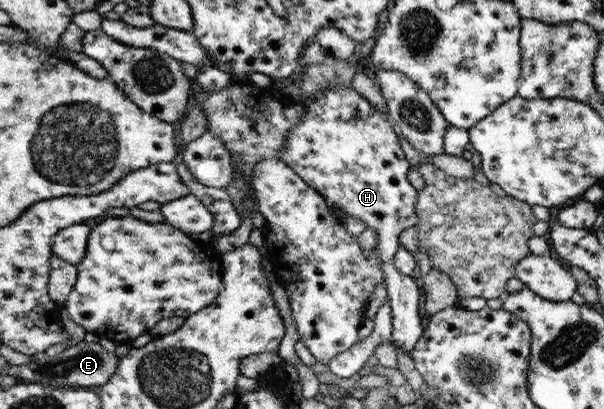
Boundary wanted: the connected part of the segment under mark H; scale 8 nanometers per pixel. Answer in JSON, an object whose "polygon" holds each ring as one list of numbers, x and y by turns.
{"polygon":[[320,87,317,90,317,93,313,95,313,97,309,97,309,99,304,100,302,103,303,107,303,115,302,118,288,131,288,134,285,136,285,141,281,146,282,153,280,153,280,160,282,160,288,167,291,167,301,178,304,183,308,183,310,187,313,187,319,195,322,195,325,200,331,200,334,204,337,205,337,209,344,212,349,217,354,219,362,219,364,223,366,223,366,228,372,227,372,229,376,229,376,233,378,233,378,243,375,245,376,249,378,249,378,253,380,253,380,261,382,261,382,273,384,273,384,284,387,289,387,296,390,301,391,316,392,316,392,335,390,335,390,342,395,348,402,350,402,352,408,352,411,356,411,350,414,348,420,336,422,336,422,332,425,330,422,327,422,319,420,318,420,289,415,280,415,276,402,274,402,272,398,271,398,268,394,266,394,255,396,255,396,251,400,249,400,233,403,233,408,227,415,227,416,223,418,223,418,217,416,216,416,203,418,198,418,190,416,190,411,184,410,181,406,178,406,174,411,169,410,163,404,156,404,151,400,145,400,139,398,139,398,130,392,123,390,117,382,113,382,111,378,111,368,99,364,99,362,95,359,95,354,89,351,87]]}

